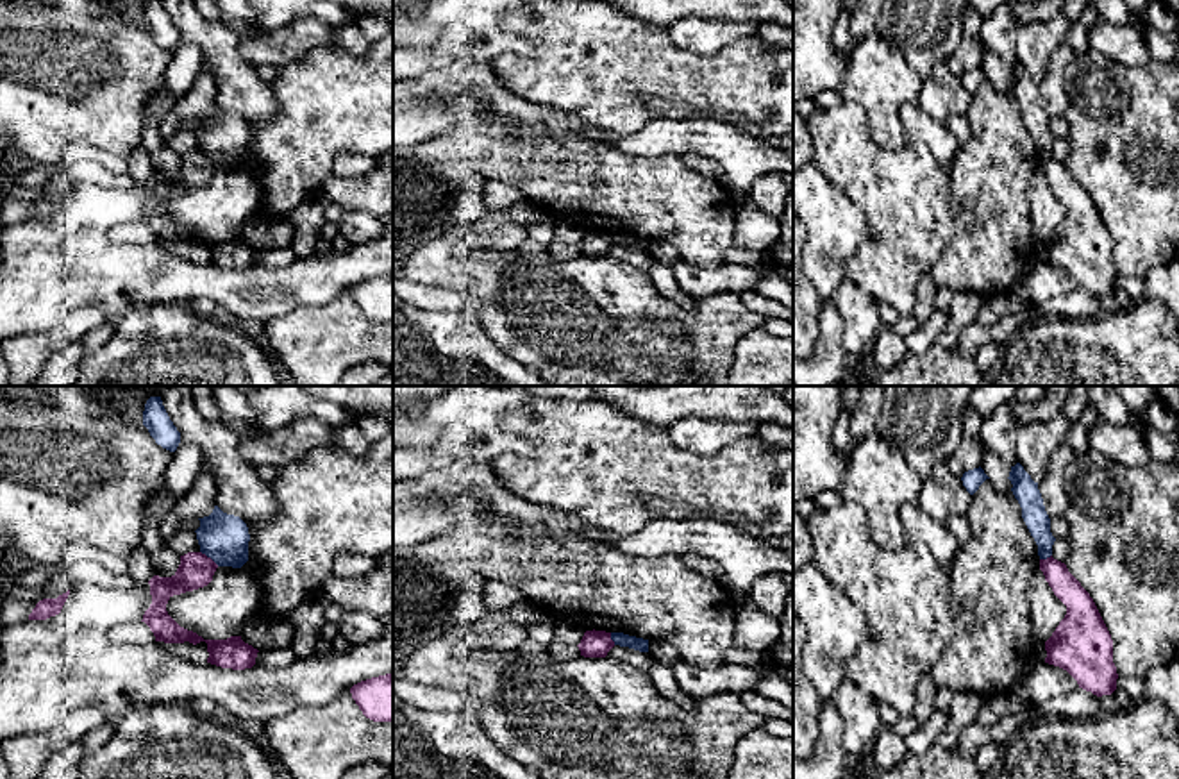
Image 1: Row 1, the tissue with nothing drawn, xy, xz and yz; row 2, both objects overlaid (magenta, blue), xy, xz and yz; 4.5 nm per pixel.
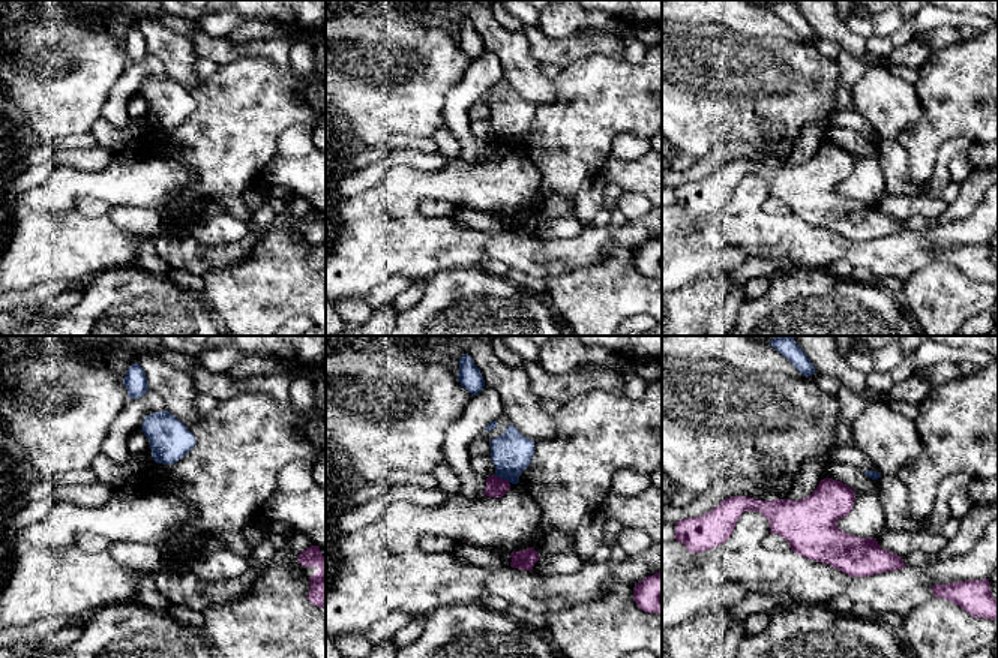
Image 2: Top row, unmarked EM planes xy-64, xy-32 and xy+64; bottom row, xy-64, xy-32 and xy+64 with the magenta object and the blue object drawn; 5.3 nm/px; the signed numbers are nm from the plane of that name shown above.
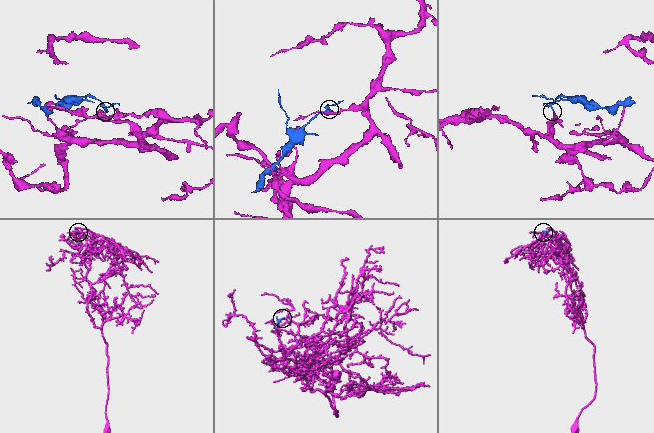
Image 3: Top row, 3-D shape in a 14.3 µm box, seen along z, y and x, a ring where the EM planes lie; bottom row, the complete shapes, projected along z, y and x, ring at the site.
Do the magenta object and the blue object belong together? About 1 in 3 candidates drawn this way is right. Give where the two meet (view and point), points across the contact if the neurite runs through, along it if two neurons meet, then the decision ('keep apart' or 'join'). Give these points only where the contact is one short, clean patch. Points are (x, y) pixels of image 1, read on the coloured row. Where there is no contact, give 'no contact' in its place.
contact xy (209, 558); border xy (200, 551), (218, 565); keep apart

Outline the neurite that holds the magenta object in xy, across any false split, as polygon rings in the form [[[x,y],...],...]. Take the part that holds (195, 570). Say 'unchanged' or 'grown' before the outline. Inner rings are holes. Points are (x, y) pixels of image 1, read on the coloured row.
unchanged | [[[188,552],[180,556],[180,565],[171,577],[154,575],[150,584],[152,604],[145,611],[143,620],[155,636],[155,641],[193,645],[207,643],[207,663],[245,670],[255,665],[257,649],[245,643],[241,636],[230,636],[227,640],[204,640],[193,631],[180,627],[166,611],[166,604],[173,595],[193,591],[207,586],[213,581],[218,565],[202,552]]]

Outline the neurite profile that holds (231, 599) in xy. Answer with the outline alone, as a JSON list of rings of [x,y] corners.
[[[218,566],[207,586],[170,597],[166,611],[180,627],[204,640],[213,634],[239,636],[241,627],[259,613],[259,588],[245,568]]]

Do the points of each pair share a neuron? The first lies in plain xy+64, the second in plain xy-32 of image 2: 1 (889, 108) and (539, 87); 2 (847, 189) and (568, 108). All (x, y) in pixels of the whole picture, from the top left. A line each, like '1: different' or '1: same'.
1: same
2: different

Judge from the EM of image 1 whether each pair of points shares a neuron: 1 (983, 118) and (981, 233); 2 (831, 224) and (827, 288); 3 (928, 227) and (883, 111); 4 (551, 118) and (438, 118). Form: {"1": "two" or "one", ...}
{"1": "one", "2": "one", "3": "two", "4": "one"}

